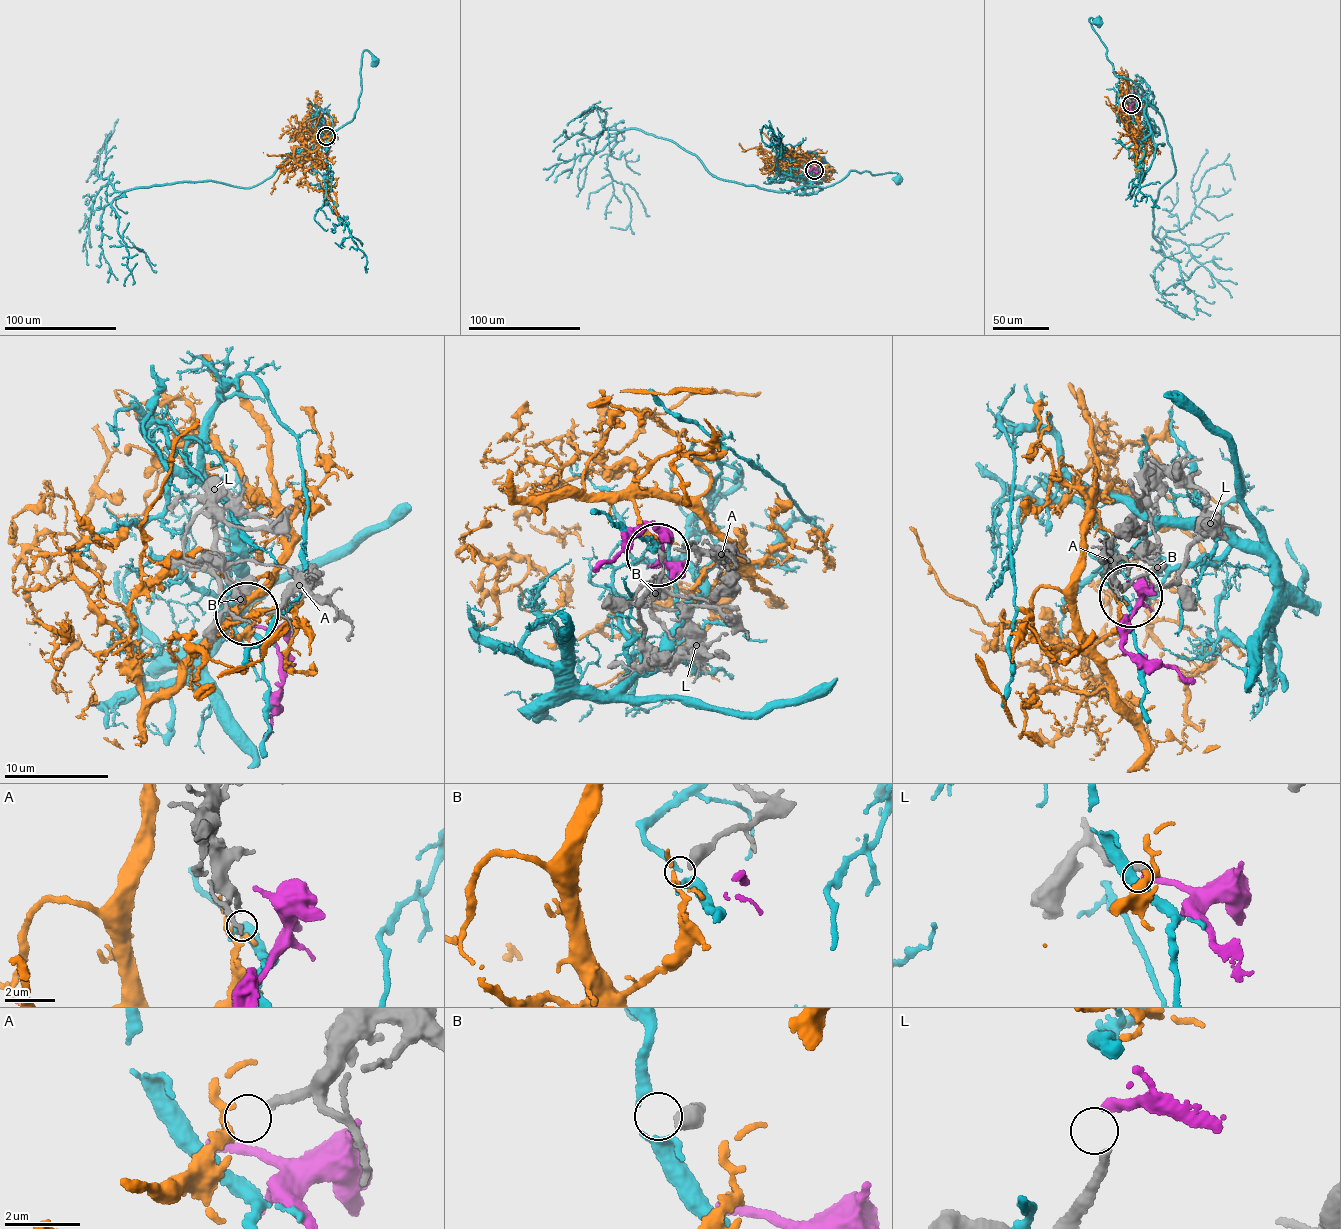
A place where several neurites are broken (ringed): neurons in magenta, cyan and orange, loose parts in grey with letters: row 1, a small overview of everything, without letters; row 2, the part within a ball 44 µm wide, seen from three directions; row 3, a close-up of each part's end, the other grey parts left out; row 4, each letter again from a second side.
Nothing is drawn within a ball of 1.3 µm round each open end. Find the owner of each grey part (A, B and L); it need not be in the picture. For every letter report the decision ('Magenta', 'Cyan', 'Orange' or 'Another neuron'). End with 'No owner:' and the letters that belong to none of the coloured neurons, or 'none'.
A: Orange
B: Another neuron
L: Magenta
No owner: B

